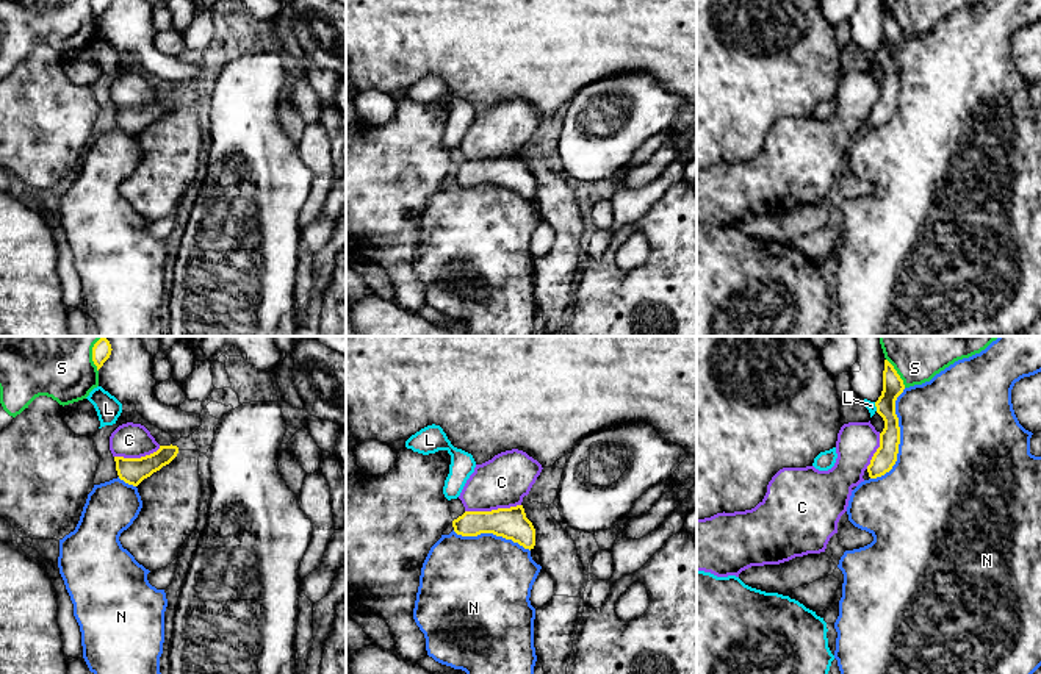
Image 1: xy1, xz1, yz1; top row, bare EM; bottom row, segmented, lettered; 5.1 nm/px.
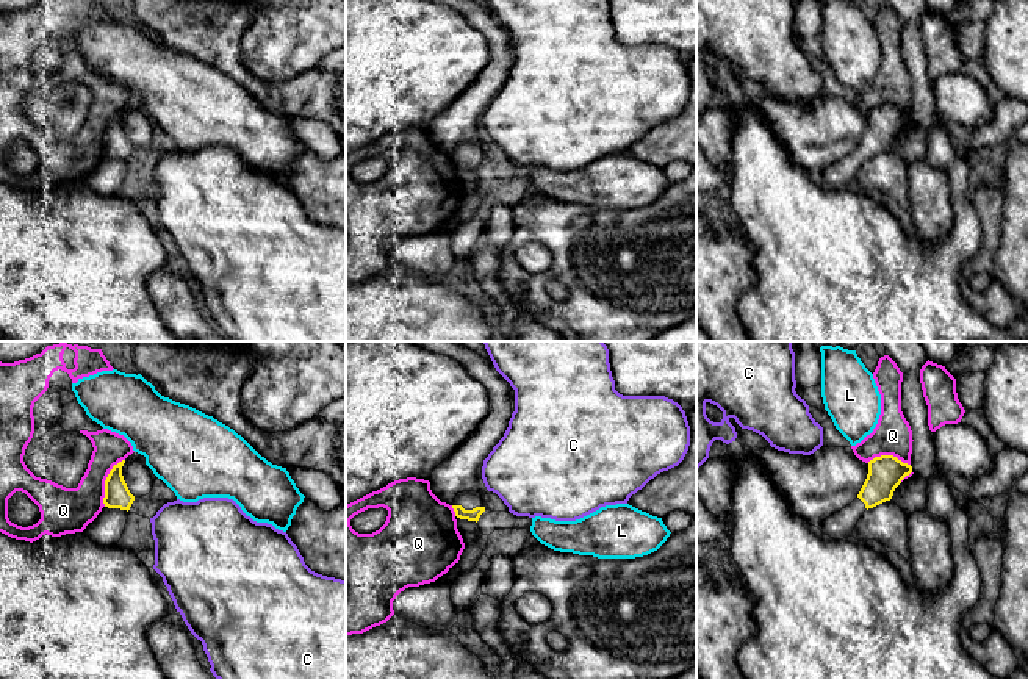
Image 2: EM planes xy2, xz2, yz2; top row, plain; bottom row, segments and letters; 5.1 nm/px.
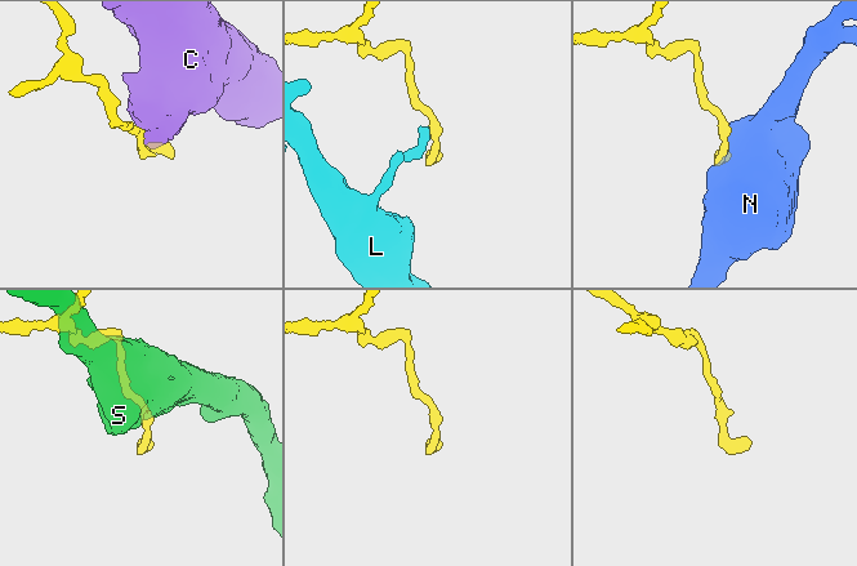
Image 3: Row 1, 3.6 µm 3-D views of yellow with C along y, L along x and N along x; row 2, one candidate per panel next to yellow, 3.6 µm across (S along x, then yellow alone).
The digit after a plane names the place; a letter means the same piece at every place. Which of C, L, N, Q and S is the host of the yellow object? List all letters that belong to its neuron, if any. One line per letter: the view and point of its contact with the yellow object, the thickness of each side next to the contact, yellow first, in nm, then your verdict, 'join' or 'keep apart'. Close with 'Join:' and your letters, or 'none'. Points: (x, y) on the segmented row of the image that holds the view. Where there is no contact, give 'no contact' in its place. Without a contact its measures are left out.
C: meets yellow in xz1 at (492, 510); 160 nm thick on the yellow side, 260 nm on the other; keep apart
L: meets yellow in yz1 at (875, 405); 110 nm thick on the yellow side, 50 nm on the other; keep apart
N: meets yellow in yz1 at (899, 438); 120 nm thick on the yellow side, 500 nm on the other; keep apart
Q: meets yellow in xy2 at (105, 481); 130 nm thick on the yellow side, 240 nm on the other; keep apart
S: meets yellow in yz1 at (896, 372); 110 nm thick on the yellow side, 400 nm on the other; keep apart
Join: none

